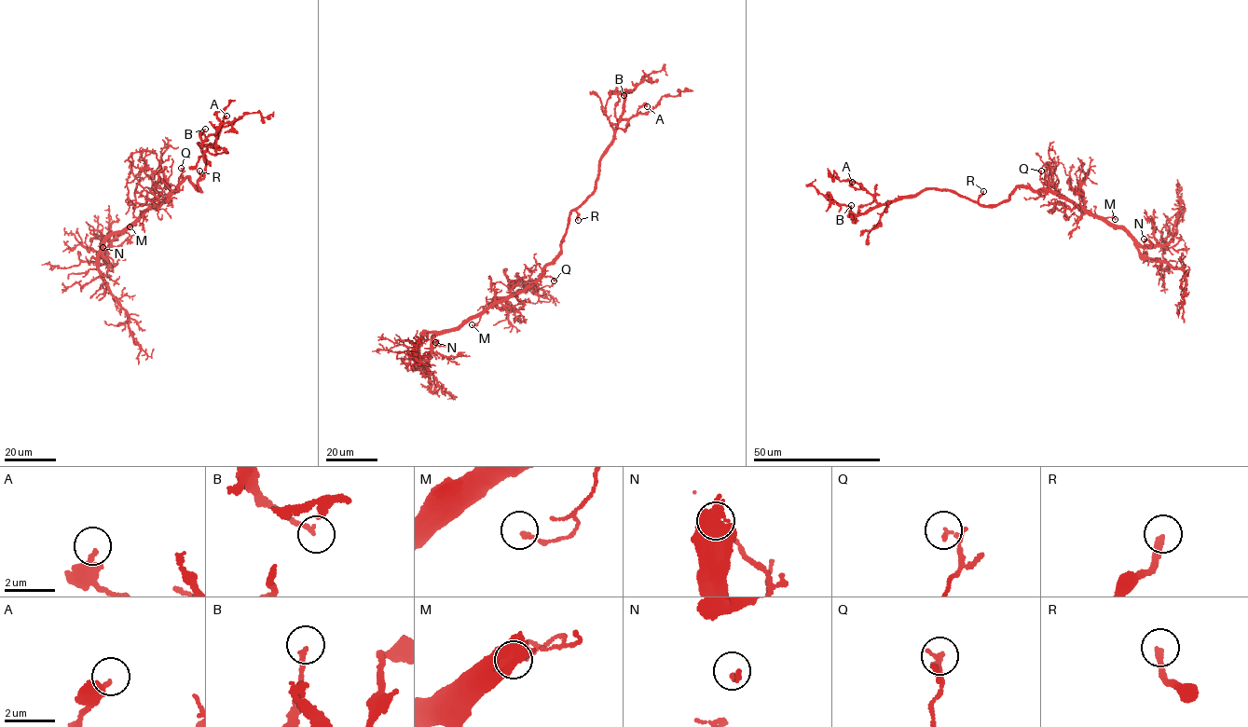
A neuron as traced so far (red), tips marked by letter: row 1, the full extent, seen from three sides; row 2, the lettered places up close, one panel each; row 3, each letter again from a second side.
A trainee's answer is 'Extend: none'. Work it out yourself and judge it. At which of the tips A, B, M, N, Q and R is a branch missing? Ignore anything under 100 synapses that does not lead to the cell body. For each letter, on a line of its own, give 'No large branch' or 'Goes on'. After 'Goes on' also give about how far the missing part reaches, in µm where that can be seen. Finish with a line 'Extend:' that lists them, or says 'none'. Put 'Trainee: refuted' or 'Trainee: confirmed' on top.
Trainee: refuted
A: No large branch
B: No large branch
M: No large branch
N: No large branch
Q: No large branch
R: Goes on. Missing length about 80 µm
Extend: R

